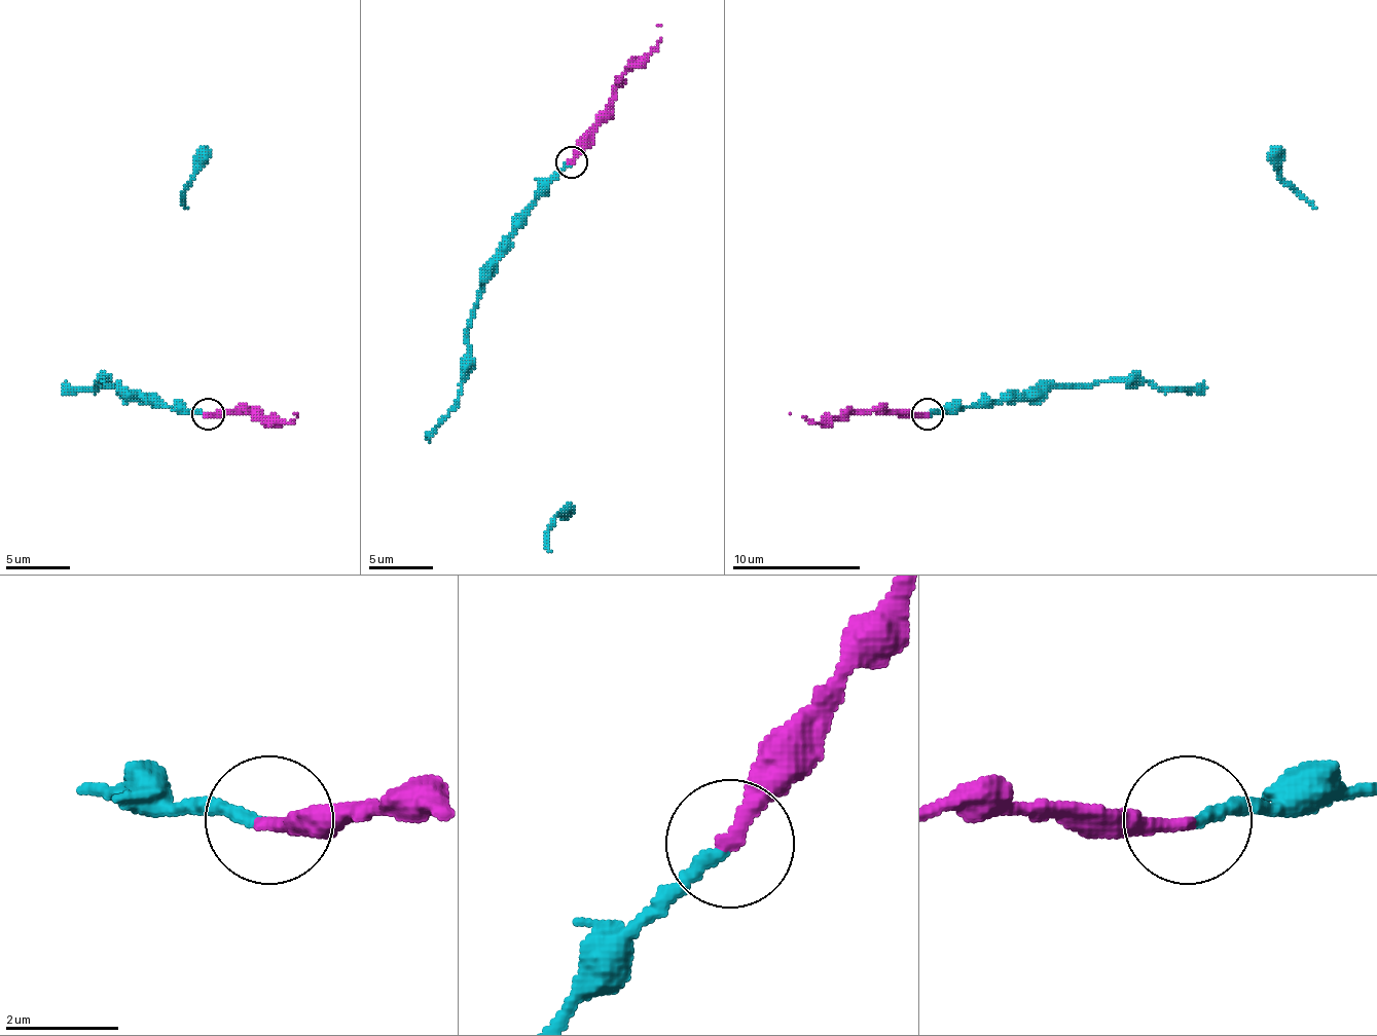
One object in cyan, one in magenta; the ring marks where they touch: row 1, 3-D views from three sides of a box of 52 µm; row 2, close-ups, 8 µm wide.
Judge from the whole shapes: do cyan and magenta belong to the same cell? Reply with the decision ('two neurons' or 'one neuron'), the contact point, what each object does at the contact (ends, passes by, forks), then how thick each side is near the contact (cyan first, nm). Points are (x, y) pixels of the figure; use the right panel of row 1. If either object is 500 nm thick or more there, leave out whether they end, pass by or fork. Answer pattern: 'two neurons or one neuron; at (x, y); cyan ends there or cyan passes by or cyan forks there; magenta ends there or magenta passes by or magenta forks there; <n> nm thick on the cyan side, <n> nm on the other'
one neuron; at (927, 414); cyan ends there; magenta ends there; 200 nm thick on the cyan side, 280 nm on the other

